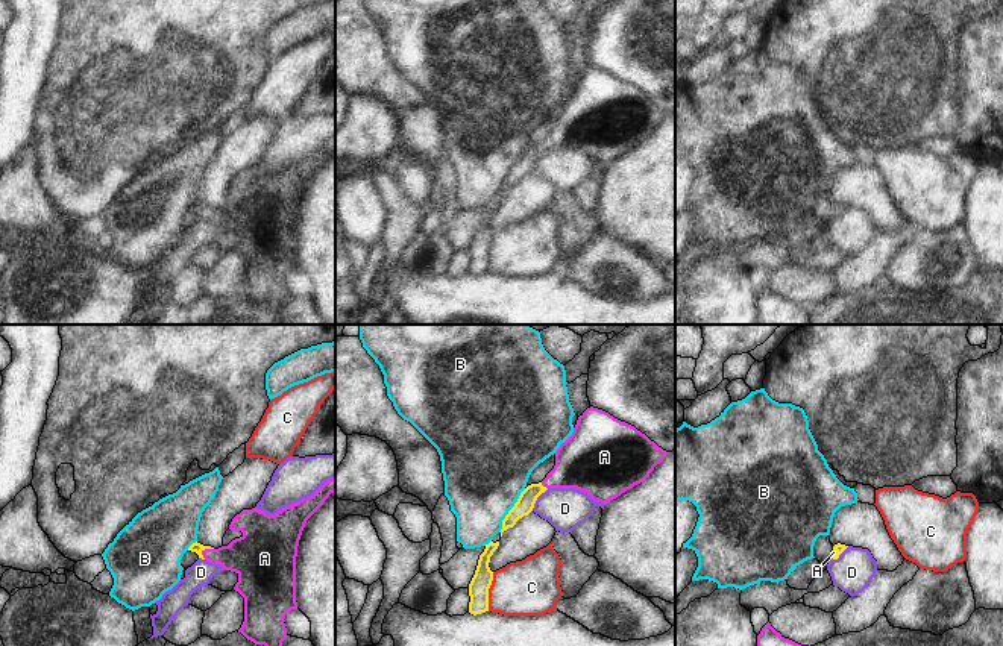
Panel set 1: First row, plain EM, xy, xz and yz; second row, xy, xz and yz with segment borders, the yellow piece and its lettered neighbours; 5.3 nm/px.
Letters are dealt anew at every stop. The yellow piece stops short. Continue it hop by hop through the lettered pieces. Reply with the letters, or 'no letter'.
A

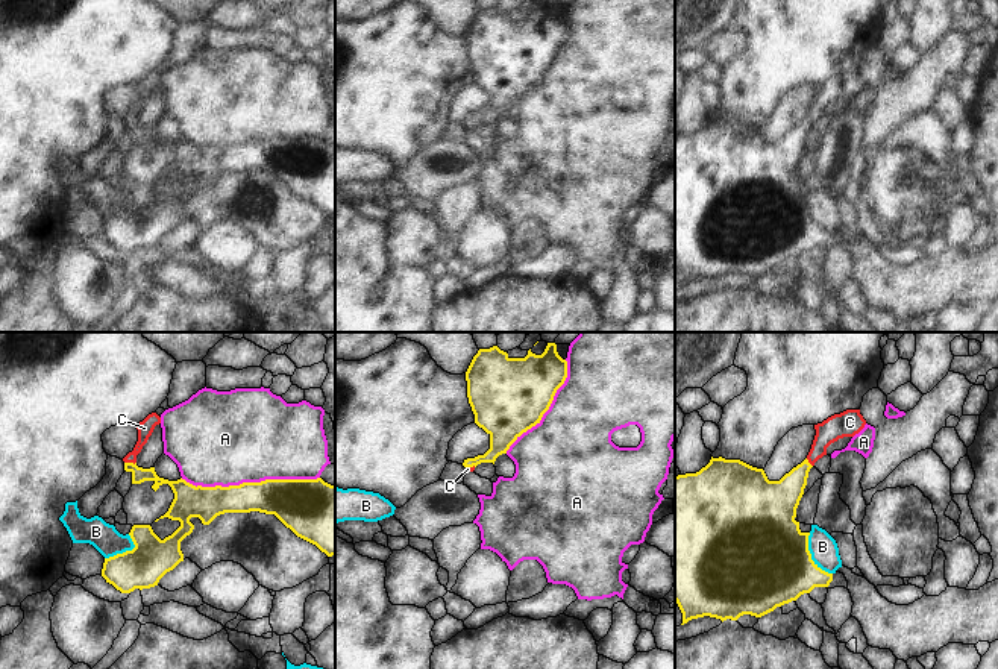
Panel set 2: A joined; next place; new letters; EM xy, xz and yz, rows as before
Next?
C

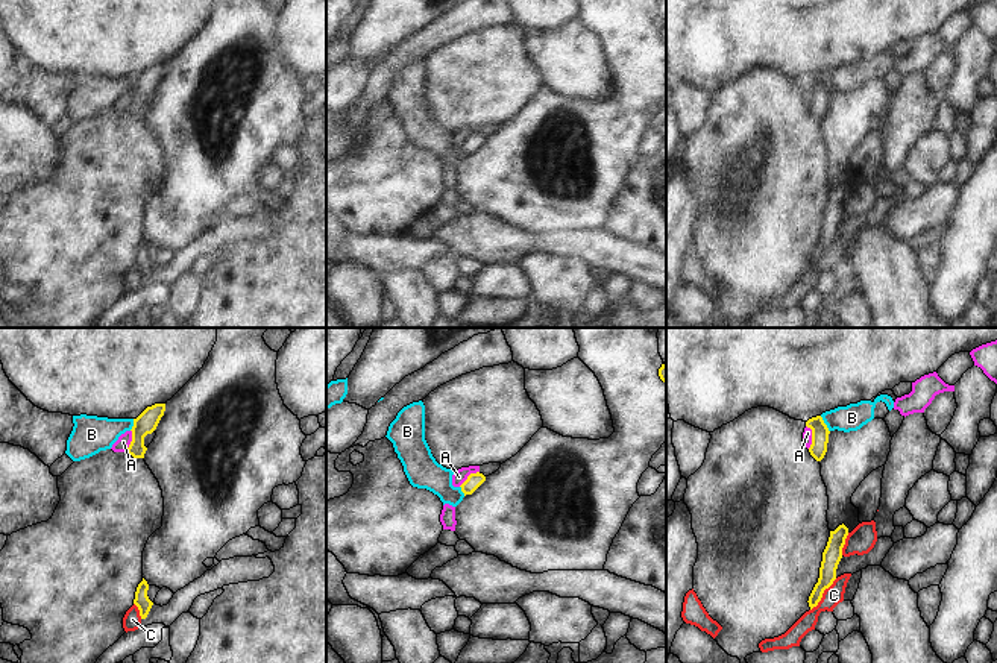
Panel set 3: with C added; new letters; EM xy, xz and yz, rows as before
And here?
no letter

